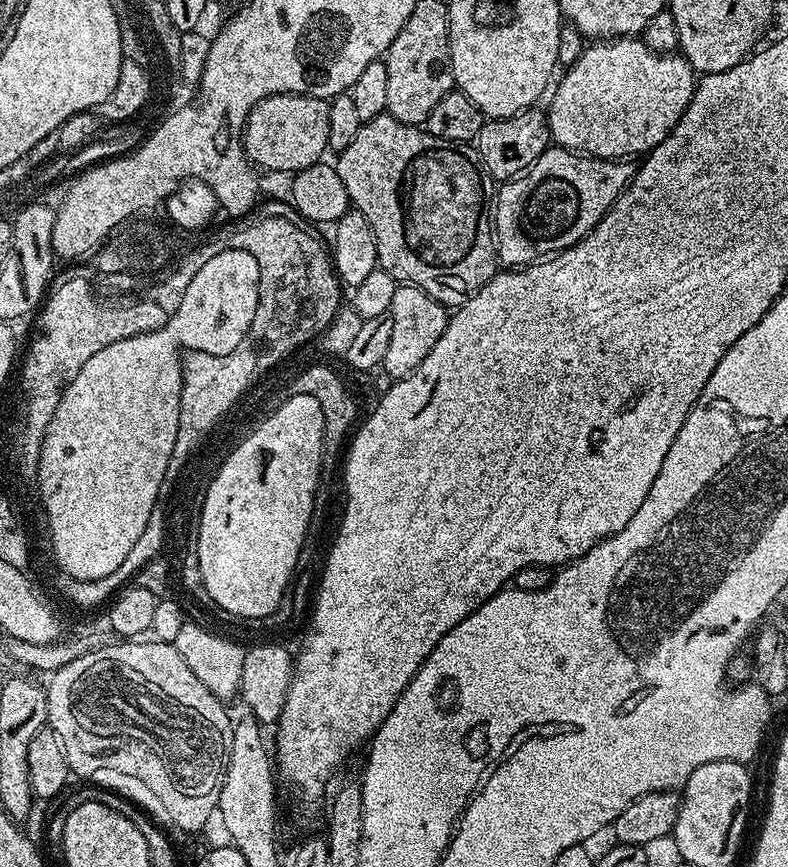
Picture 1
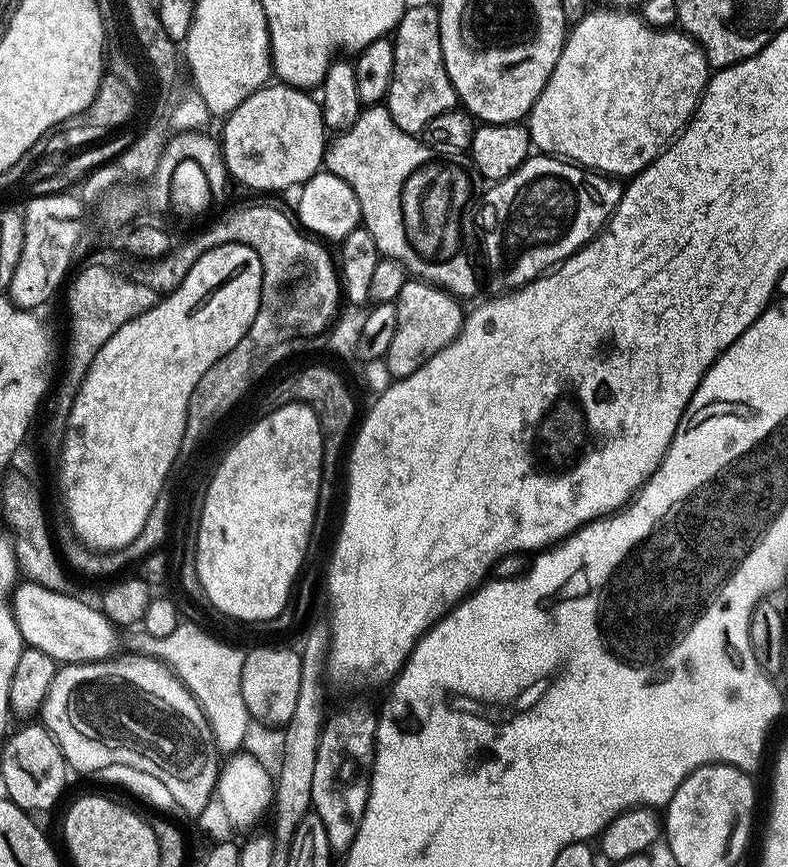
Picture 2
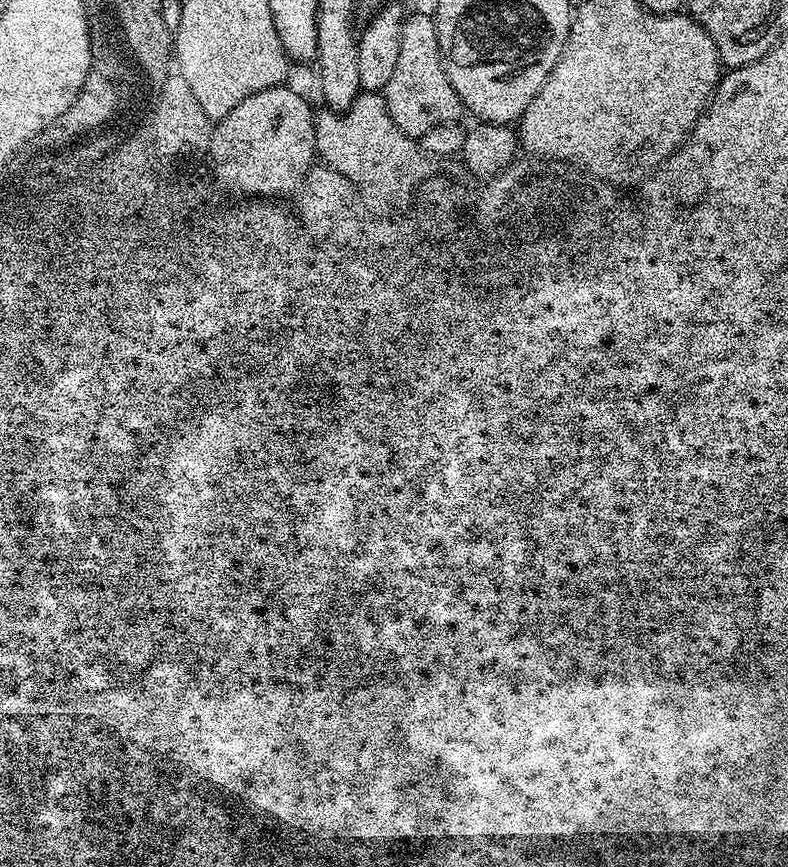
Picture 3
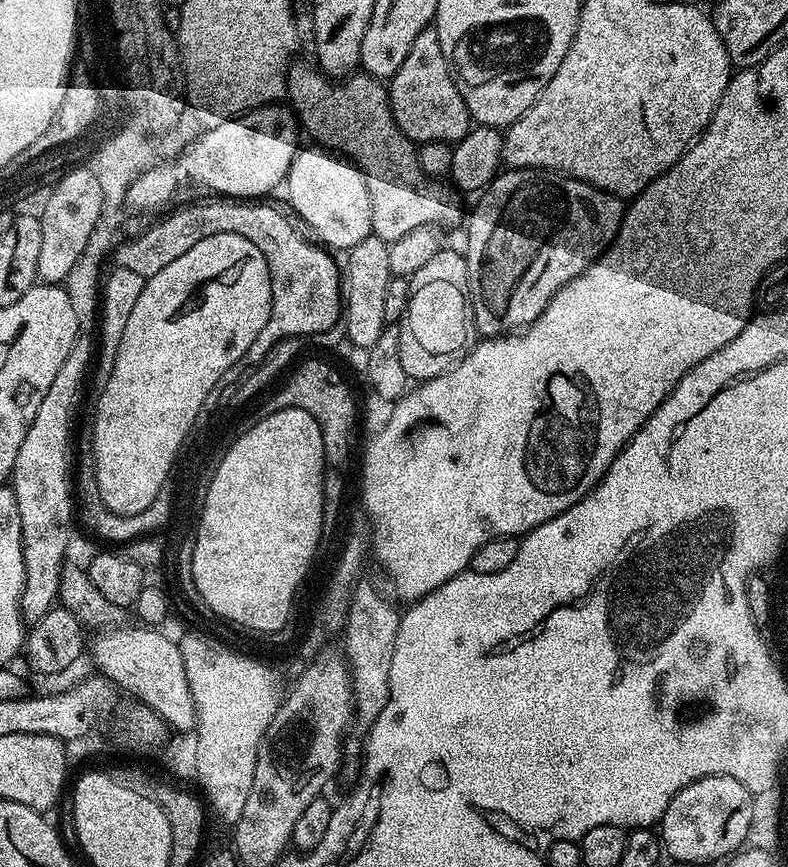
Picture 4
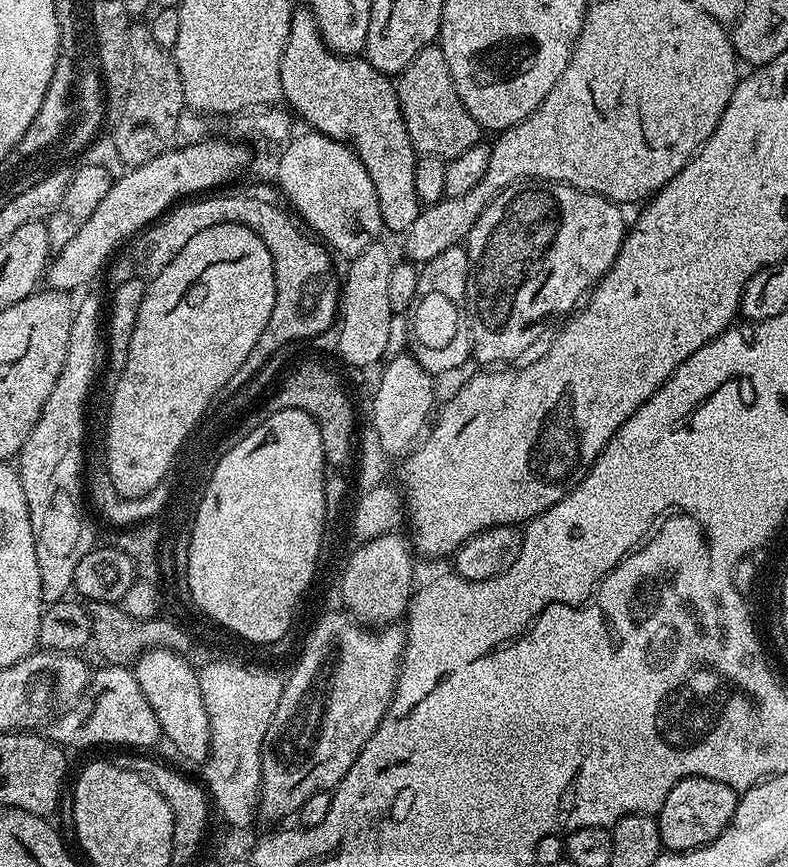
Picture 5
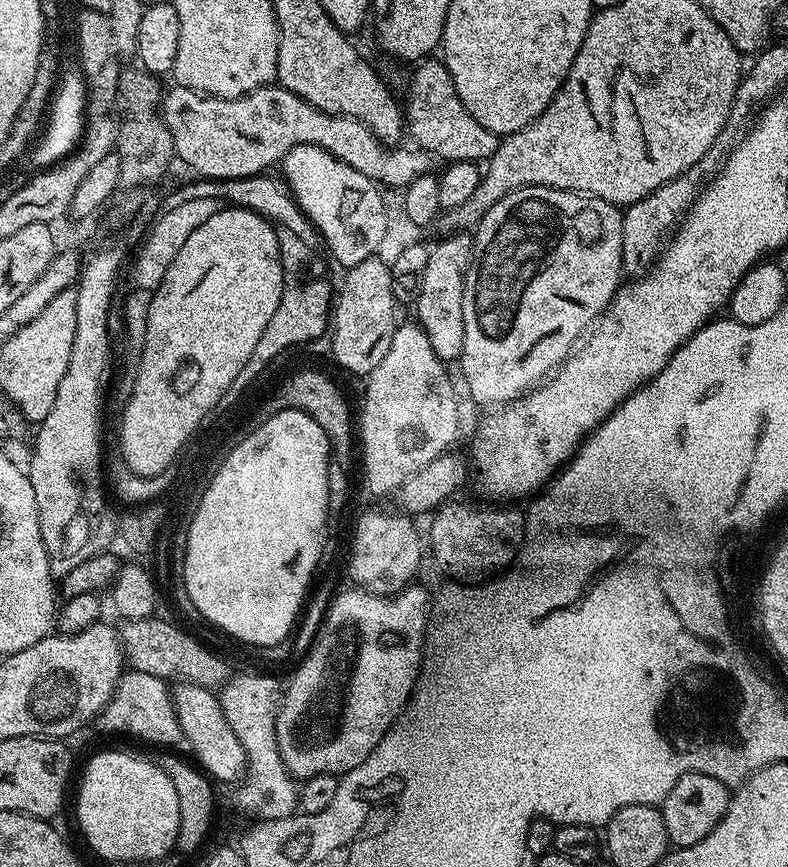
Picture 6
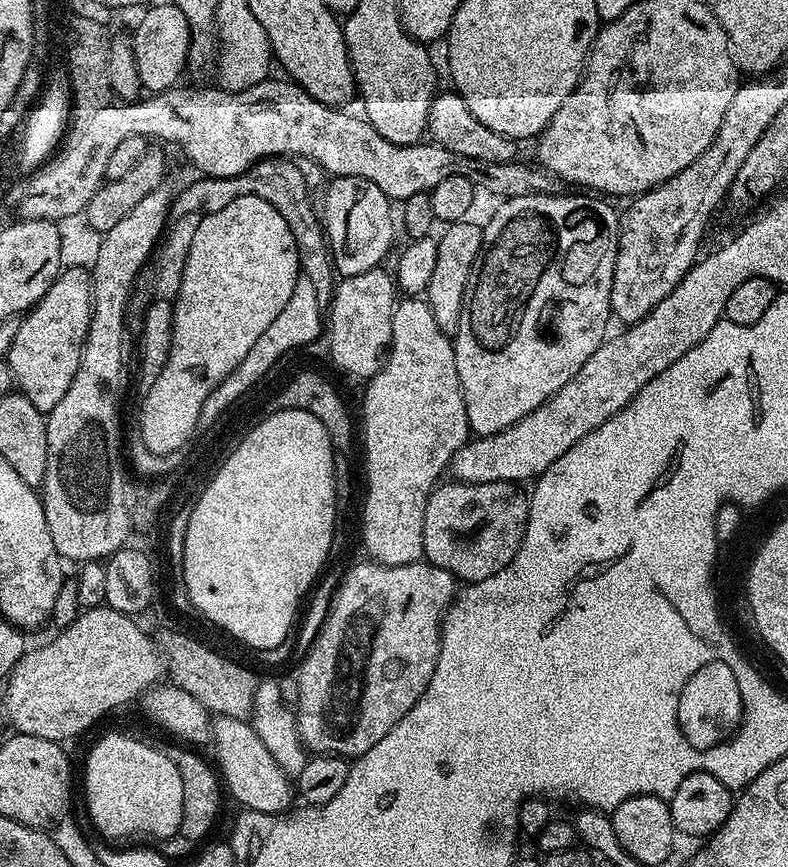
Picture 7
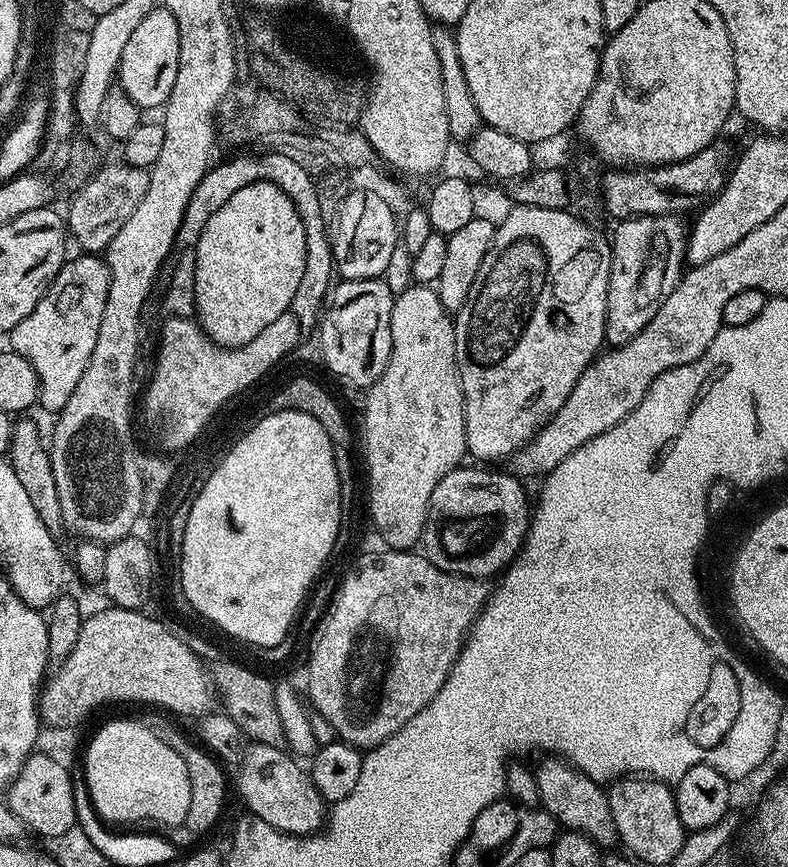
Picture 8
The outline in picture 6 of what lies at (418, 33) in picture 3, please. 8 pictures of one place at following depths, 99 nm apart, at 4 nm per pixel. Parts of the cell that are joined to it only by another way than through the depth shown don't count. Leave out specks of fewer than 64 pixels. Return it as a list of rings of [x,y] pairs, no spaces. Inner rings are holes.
[[[428,58],[417,63],[415,68],[416,73],[408,84],[408,104],[406,100],[407,135],[412,135],[417,140],[415,143],[437,161],[489,160],[494,150],[498,150],[501,137],[486,130],[486,126],[466,110],[462,98],[458,98],[458,90],[454,90],[454,78],[450,78],[450,70],[443,59]]]

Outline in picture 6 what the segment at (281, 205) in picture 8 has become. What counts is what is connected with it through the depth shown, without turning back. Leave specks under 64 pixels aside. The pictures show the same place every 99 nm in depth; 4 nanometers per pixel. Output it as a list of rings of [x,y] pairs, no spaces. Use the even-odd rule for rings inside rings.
[[[224,206],[214,218],[202,222],[190,238],[186,238],[186,243],[182,245],[182,250],[170,262],[170,266],[159,277],[158,283],[152,292],[152,301],[150,302],[150,314],[146,318],[146,342],[142,350],[140,365],[136,367],[137,381],[134,383],[134,392],[130,395],[128,405],[124,410],[124,416],[118,425],[120,431],[120,447],[118,452],[128,464],[130,470],[135,470],[135,474],[142,476],[160,475],[160,468],[171,460],[172,453],[180,447],[180,441],[184,436],[191,432],[192,424],[200,419],[202,406],[210,402],[210,398],[225,399],[228,391],[232,388],[233,382],[242,374],[242,366],[254,354],[254,346],[258,346],[258,338],[262,338],[262,330],[266,330],[266,322],[274,318],[274,310],[278,310],[280,299],[284,293],[284,267],[280,257],[280,243],[278,242],[278,228],[275,223],[265,217],[262,213],[255,212],[253,209],[239,208],[235,206]]]

